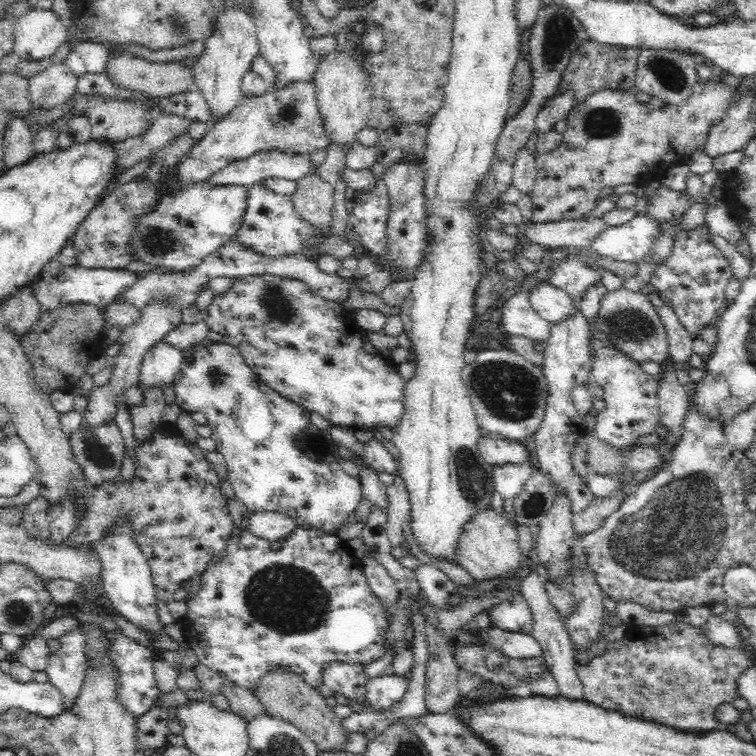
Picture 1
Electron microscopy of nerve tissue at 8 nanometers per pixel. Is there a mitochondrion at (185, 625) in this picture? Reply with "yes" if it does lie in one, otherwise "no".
no

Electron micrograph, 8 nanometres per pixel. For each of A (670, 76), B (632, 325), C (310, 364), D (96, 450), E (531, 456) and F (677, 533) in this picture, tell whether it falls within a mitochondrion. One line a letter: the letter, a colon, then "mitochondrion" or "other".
A: mitochondrion
B: mitochondrion
C: other
D: mitochondrion
E: other
F: mitochondrion

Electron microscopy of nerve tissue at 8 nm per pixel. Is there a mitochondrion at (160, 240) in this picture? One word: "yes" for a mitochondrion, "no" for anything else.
yes

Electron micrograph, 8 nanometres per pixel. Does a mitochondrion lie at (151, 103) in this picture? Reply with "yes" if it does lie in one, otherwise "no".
no

